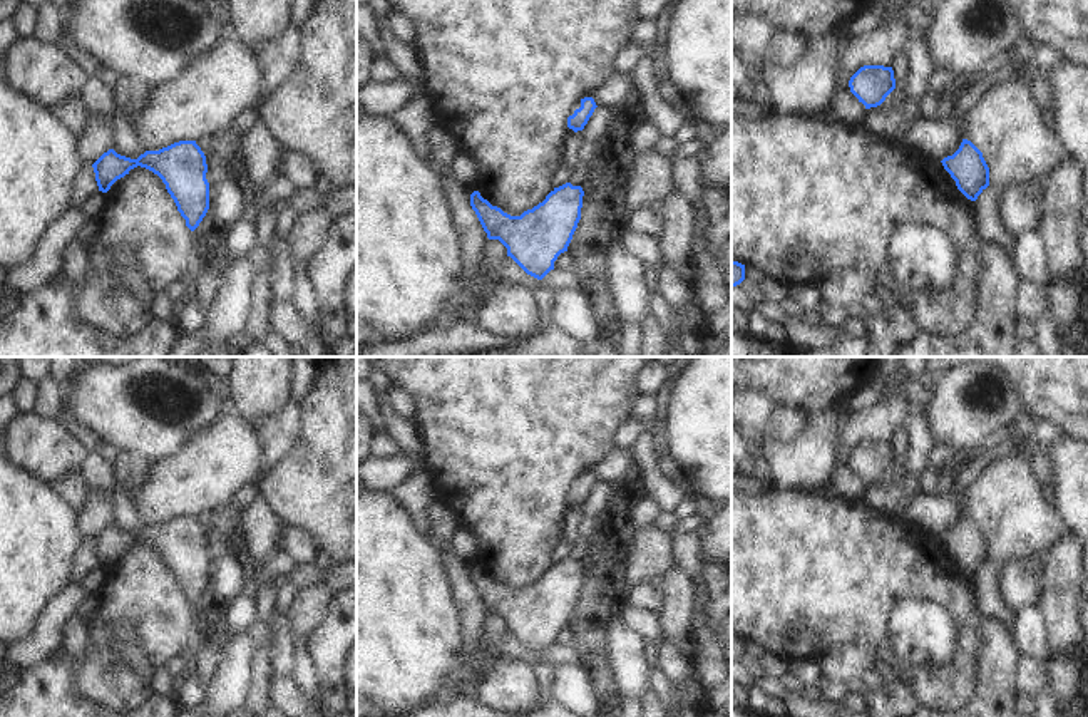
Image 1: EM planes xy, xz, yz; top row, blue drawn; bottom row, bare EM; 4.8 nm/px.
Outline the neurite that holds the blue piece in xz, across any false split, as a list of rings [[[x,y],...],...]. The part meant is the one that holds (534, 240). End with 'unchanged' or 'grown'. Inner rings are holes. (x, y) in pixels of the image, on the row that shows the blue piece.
[[[566,183],[554,188],[542,203],[521,216],[511,216],[492,206],[479,191],[470,194],[475,211],[489,240],[499,240],[527,275],[542,280],[554,261],[572,240],[581,219],[584,191]]]; unchanged

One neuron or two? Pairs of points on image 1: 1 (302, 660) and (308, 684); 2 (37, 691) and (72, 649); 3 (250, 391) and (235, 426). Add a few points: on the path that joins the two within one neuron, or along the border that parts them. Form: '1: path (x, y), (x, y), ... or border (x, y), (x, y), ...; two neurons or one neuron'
1: path (303, 665), (307, 679); one neuron
2: path (42, 682), (66, 659); one neuron
3: border (231, 407), (253, 424); two neurons

